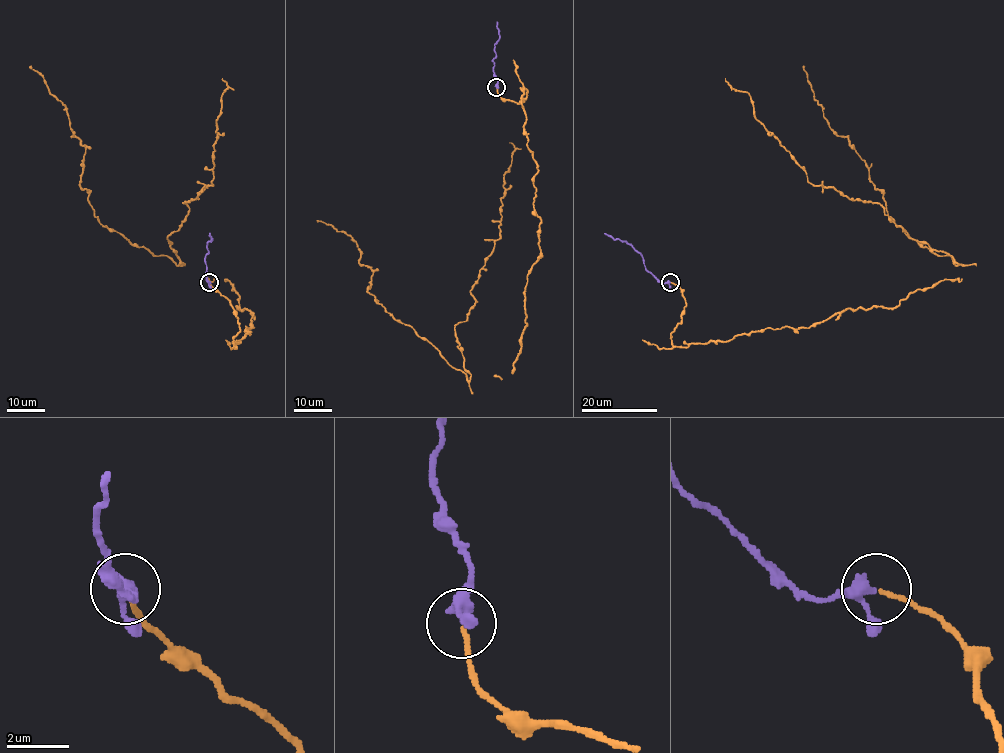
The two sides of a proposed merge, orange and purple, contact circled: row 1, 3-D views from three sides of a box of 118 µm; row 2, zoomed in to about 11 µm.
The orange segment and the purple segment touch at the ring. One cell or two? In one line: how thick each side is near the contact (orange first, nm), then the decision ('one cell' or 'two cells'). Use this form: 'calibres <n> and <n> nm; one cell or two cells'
calibres 130 and 320 nm; one cell

